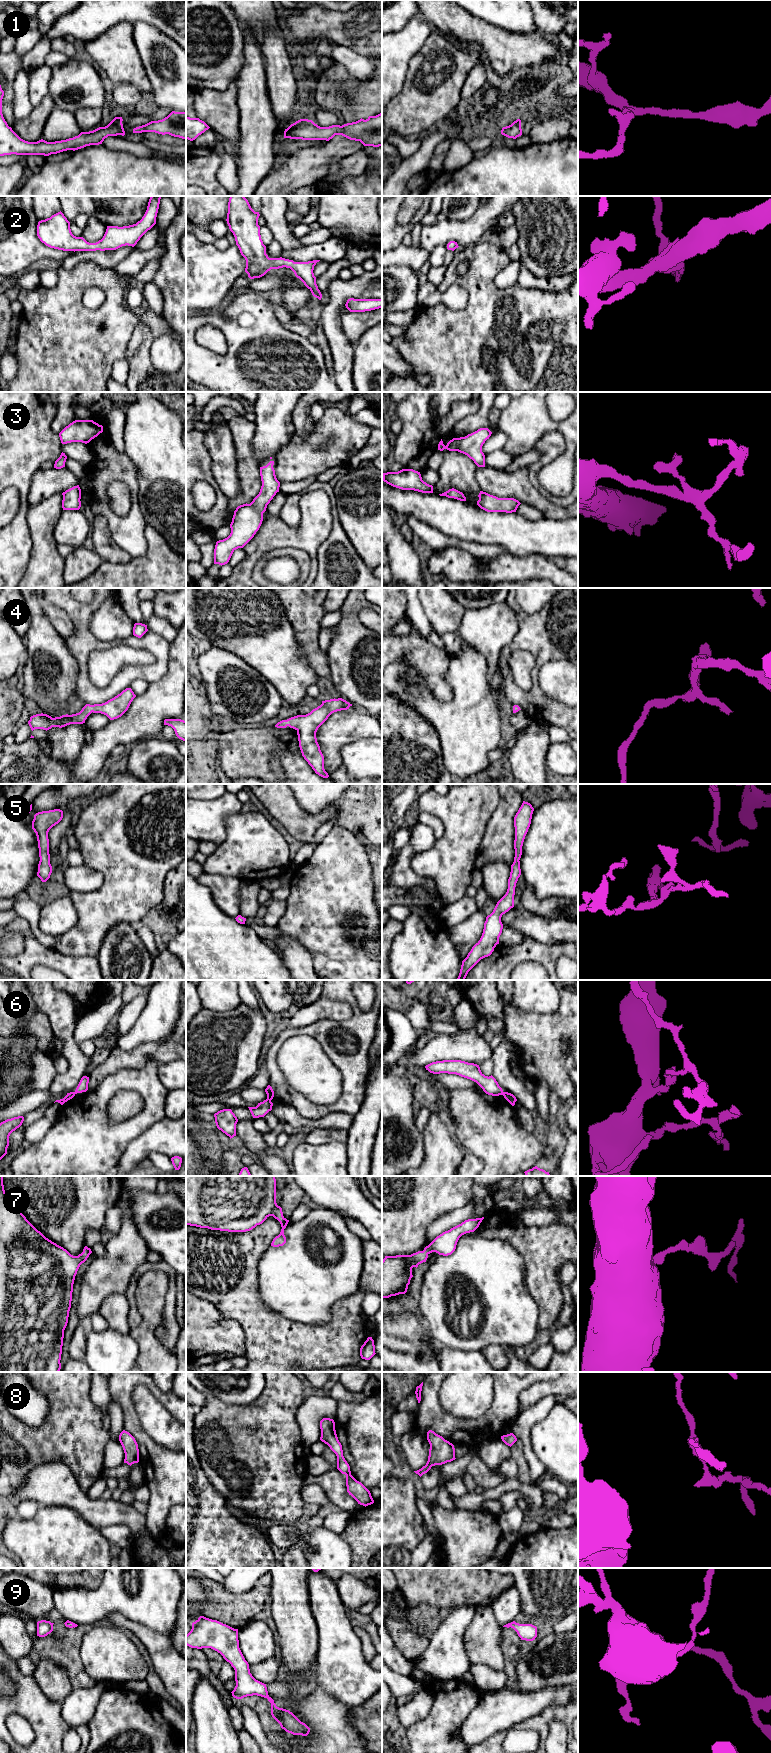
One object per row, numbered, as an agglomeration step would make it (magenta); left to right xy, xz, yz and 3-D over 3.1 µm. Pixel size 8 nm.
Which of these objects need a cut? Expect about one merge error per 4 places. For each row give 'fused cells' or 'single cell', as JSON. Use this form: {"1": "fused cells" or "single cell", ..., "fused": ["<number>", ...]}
{"1": "single cell", "2": "single cell", "3": "single cell", "4": "single cell", "5": "single cell", "6": "fused cells", "7": "single cell", "8": "single cell", "9": "single cell", "fused": ["6"]}

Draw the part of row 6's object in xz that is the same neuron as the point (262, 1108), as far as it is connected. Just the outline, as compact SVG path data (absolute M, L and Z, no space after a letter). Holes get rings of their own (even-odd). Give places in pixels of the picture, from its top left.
M264 1100L258 1103L256 1107L248 1107L253 1118L264 1117L269 1111L272 1110L273 1103L270 1100Z

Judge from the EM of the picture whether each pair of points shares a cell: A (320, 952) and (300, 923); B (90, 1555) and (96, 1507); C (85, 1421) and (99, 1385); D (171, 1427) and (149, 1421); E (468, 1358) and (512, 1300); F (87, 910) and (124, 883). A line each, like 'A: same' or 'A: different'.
A: same
B: different
C: different
D: same
E: different
F: same

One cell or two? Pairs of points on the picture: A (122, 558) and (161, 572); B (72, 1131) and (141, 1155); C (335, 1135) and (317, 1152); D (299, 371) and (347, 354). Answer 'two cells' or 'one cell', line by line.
A: two cells
B: two cells
C: two cells
D: two cells

